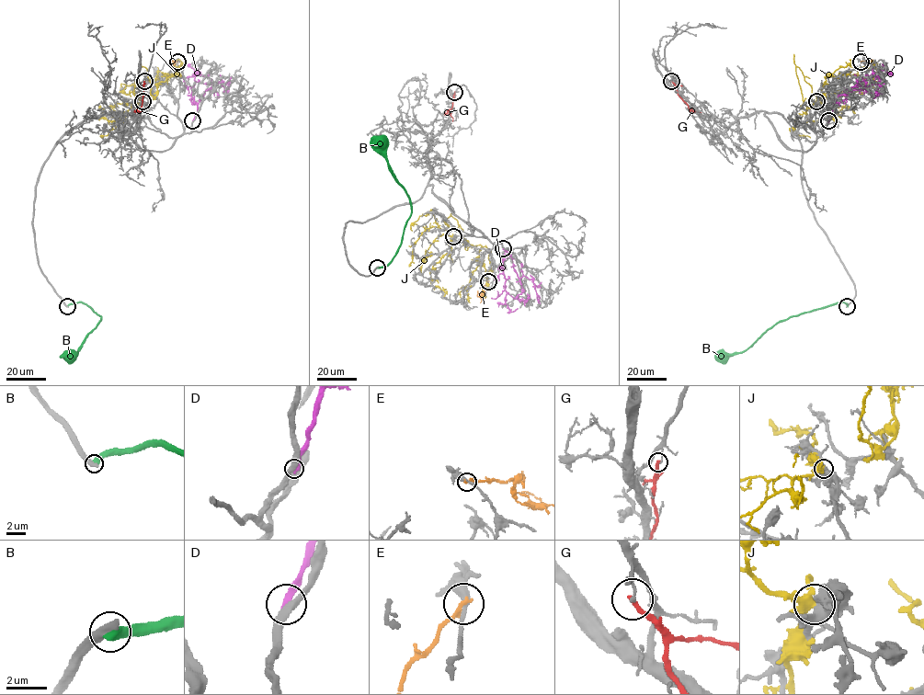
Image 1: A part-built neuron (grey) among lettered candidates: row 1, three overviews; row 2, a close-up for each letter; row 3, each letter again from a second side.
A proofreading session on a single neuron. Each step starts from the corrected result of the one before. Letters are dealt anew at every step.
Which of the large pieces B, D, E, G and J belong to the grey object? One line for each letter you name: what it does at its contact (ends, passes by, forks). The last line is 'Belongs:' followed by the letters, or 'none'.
Belongs: none

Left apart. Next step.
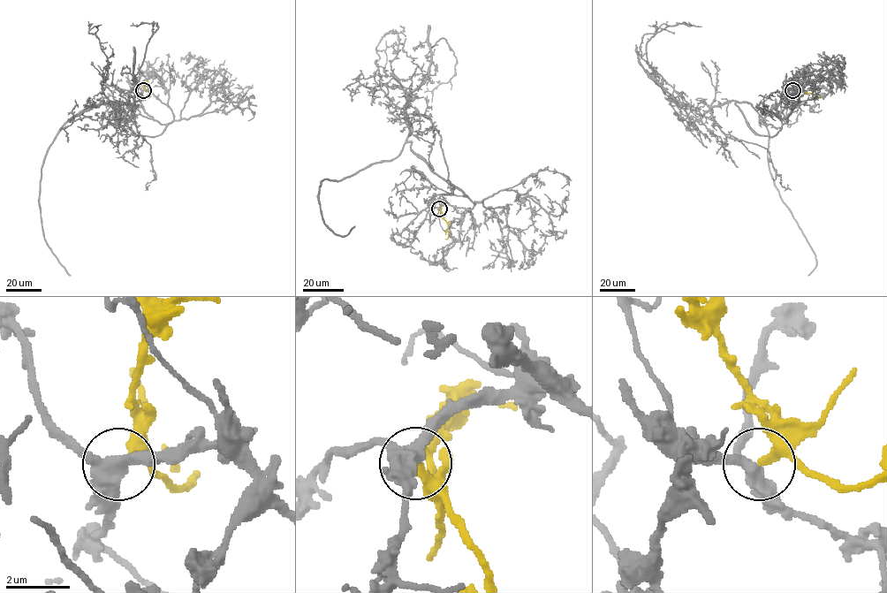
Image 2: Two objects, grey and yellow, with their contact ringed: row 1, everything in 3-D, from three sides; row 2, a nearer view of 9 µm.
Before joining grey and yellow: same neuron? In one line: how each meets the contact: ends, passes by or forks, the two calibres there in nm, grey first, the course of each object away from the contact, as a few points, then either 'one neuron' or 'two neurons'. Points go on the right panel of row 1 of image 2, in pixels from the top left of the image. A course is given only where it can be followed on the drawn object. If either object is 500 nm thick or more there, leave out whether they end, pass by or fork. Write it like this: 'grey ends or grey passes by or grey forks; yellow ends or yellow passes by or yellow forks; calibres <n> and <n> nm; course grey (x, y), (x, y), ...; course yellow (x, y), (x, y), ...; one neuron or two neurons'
grey forks; yellow ends; calibres 380 and 280 nm; course grey (792, 90), (773, 136), (760, 135), (736, 102), (766, 125), (774, 184), (814, 254), (807, 275); course yellow (792, 90), (802, 90), (819, 97); one neuron

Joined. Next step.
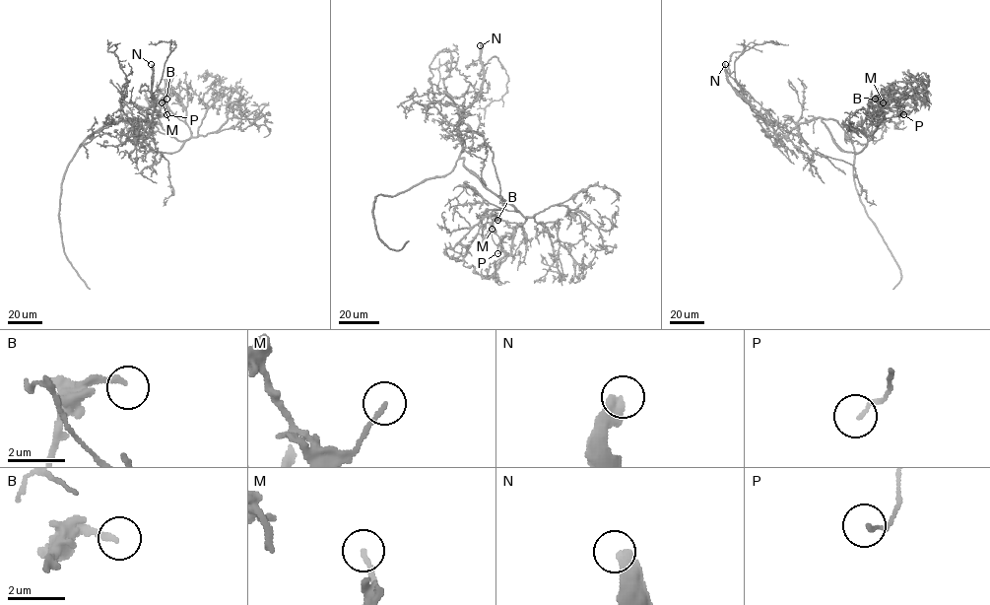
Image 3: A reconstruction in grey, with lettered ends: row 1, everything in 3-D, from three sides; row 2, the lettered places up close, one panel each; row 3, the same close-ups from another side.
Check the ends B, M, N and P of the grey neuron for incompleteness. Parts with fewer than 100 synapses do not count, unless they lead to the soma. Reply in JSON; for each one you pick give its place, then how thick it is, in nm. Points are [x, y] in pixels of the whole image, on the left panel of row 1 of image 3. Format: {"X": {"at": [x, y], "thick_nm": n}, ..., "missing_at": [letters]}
{"N": {"at": [151, 64], "thick_nm": 480}, "missing_at": ["N"]}

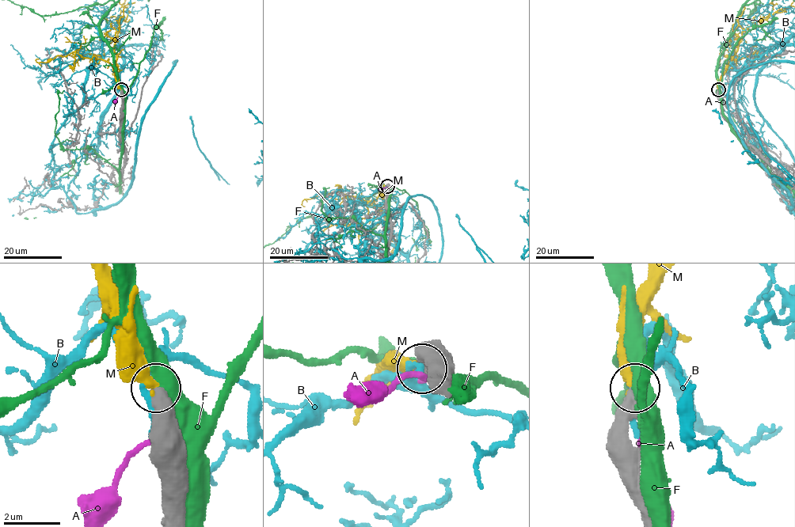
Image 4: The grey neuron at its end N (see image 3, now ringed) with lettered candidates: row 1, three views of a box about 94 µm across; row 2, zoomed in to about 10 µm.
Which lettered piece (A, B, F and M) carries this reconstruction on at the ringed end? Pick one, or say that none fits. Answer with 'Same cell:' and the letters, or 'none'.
Same cell: M

